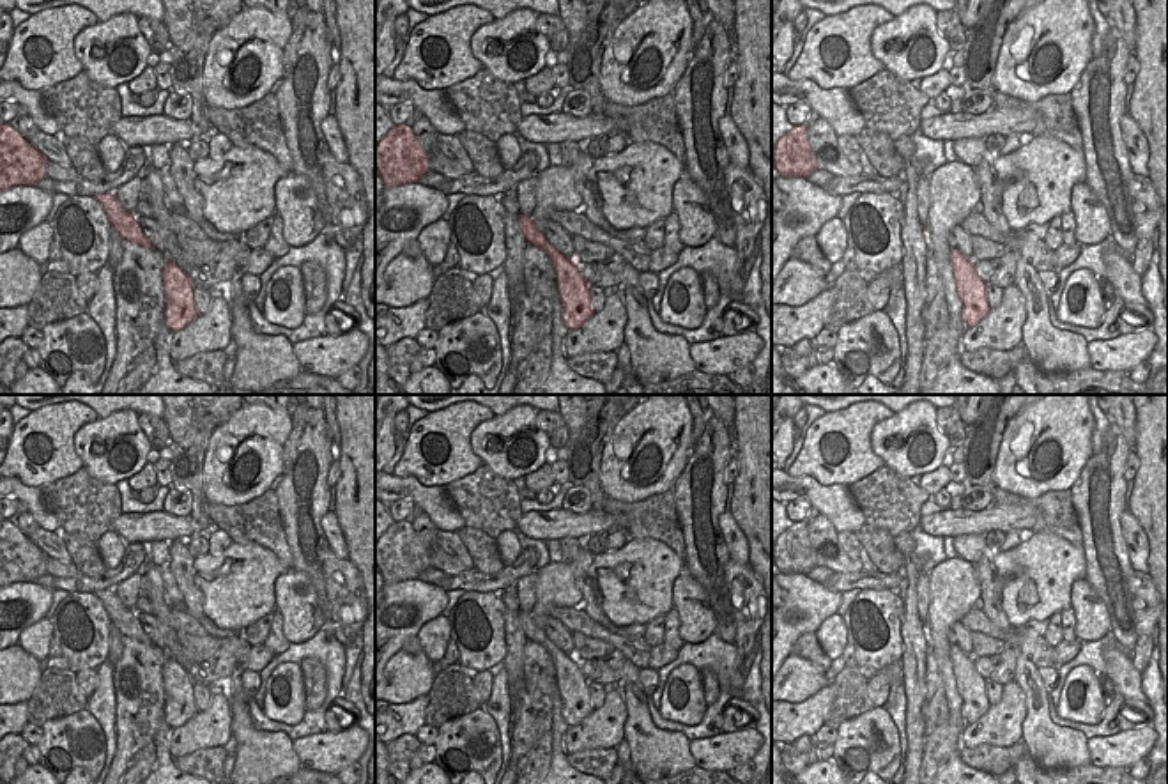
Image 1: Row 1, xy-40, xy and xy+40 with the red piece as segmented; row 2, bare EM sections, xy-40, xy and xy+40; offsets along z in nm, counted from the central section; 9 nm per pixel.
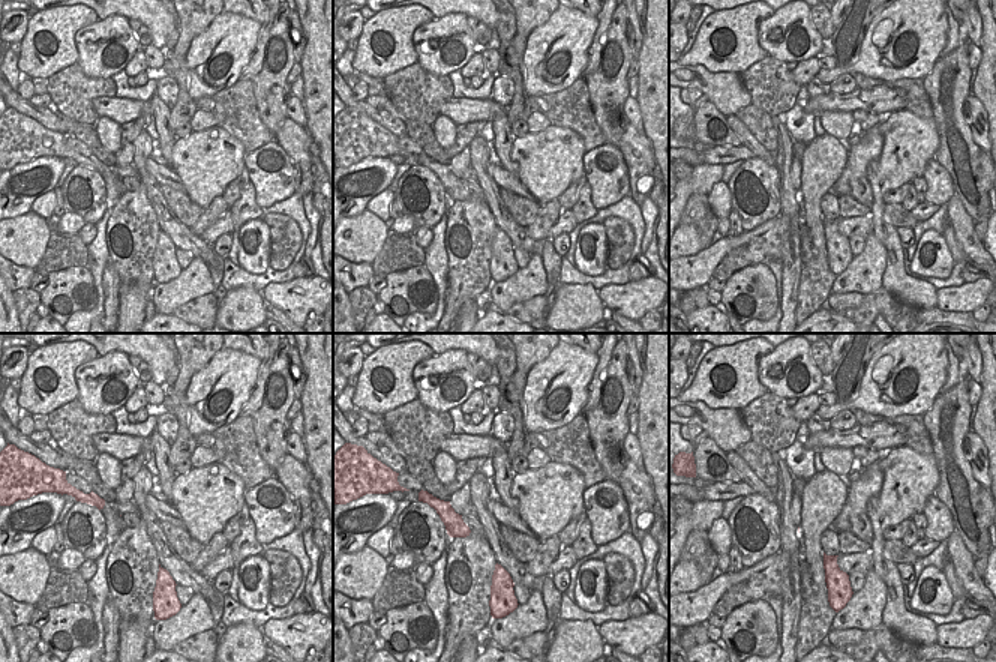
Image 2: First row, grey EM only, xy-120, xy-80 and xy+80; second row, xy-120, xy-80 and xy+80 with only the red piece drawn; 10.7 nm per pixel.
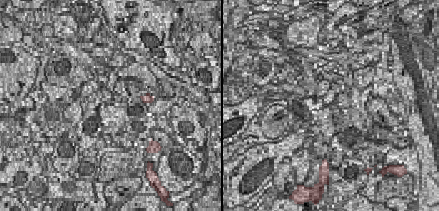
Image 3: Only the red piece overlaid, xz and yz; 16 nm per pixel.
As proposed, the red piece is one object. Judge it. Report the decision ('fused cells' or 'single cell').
single cell

